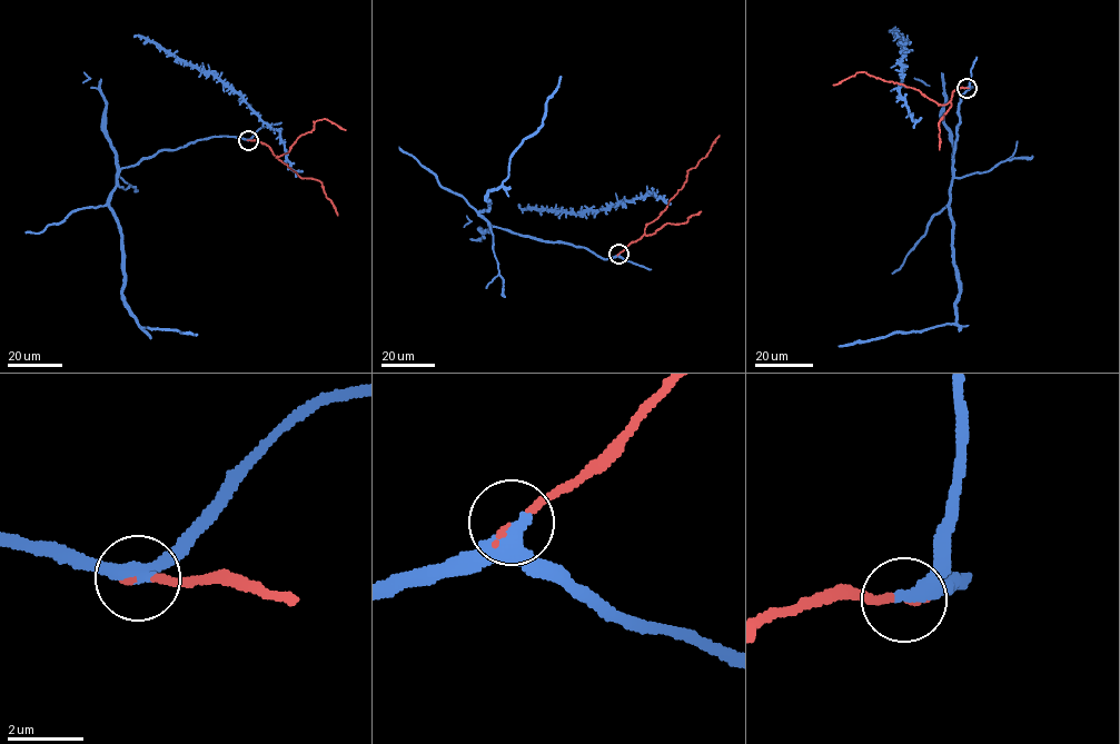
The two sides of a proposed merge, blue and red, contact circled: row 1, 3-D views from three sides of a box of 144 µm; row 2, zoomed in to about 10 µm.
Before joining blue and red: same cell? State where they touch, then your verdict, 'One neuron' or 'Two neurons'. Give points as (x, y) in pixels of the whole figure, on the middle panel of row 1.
Place: (618, 254). One neuron

